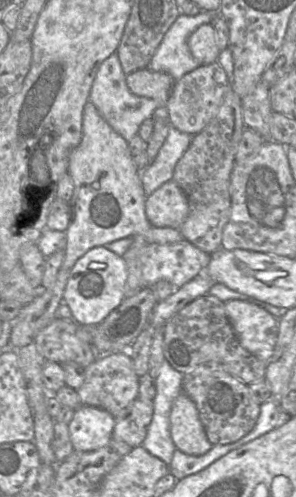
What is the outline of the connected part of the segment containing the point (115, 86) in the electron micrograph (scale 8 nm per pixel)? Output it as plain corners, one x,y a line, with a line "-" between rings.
116,52
106,58
97,70
90,90
89,101
97,108
105,121
126,141
138,134
141,123
152,118
158,103
146,97
133,94
126,84
126,75
122,70
119,57

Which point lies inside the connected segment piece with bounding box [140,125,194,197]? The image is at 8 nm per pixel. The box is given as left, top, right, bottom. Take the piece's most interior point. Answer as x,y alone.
160,171

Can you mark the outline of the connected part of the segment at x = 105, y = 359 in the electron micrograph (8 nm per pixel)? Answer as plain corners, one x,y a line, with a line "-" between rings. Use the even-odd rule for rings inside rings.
125,352
99,354
97,360
85,368
85,380
77,390
81,405
106,410
116,417
139,396
140,377
136,374
132,358

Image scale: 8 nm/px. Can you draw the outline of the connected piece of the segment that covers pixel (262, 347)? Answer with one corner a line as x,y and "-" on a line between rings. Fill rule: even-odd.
241,300
225,302
225,309
241,346
263,362
268,362
278,338
278,318

